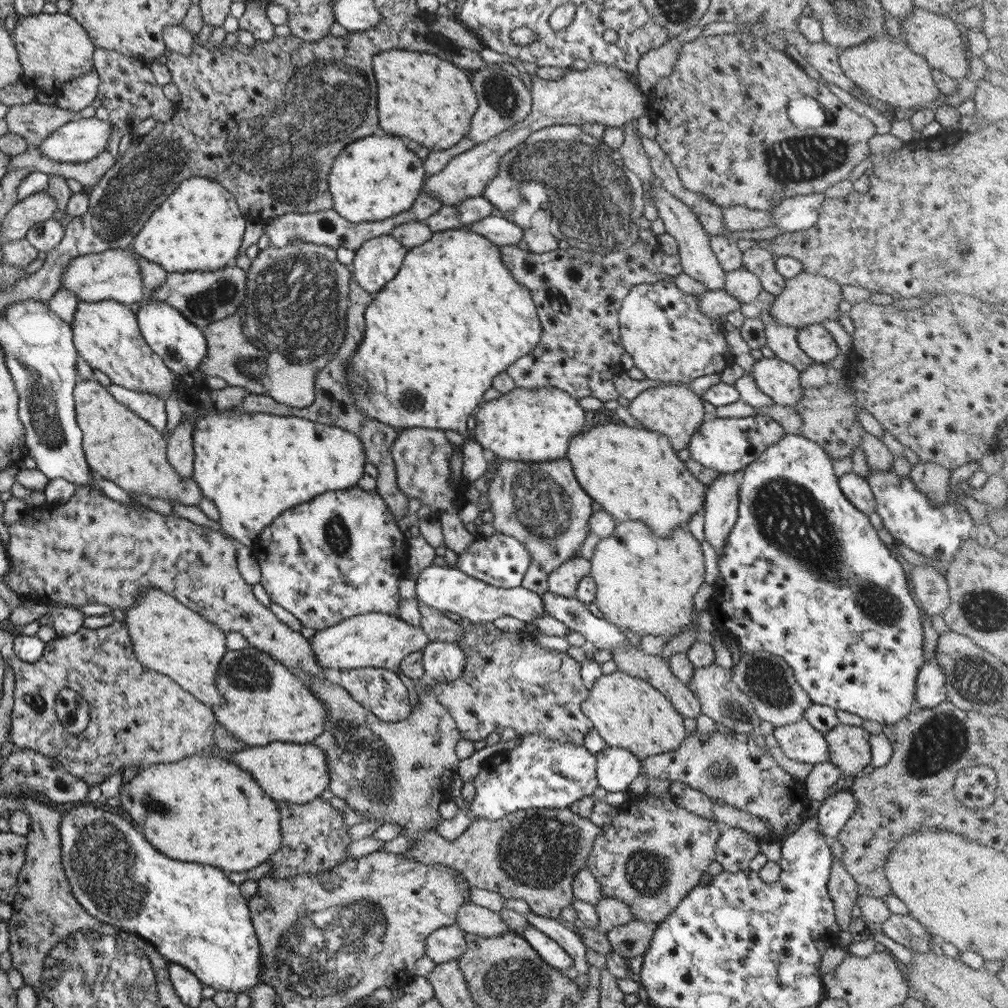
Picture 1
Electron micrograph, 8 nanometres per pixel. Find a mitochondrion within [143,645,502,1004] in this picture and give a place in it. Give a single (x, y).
(325, 951)

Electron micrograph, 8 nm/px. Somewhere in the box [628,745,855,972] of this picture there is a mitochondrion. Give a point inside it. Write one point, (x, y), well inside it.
(721, 773)

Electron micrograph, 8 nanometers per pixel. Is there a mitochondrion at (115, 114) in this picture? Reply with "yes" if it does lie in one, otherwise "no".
no

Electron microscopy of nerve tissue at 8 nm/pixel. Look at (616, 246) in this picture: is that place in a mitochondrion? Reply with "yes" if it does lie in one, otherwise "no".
yes

